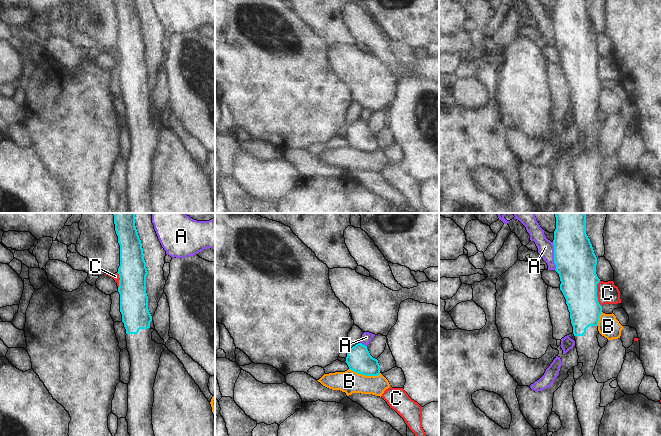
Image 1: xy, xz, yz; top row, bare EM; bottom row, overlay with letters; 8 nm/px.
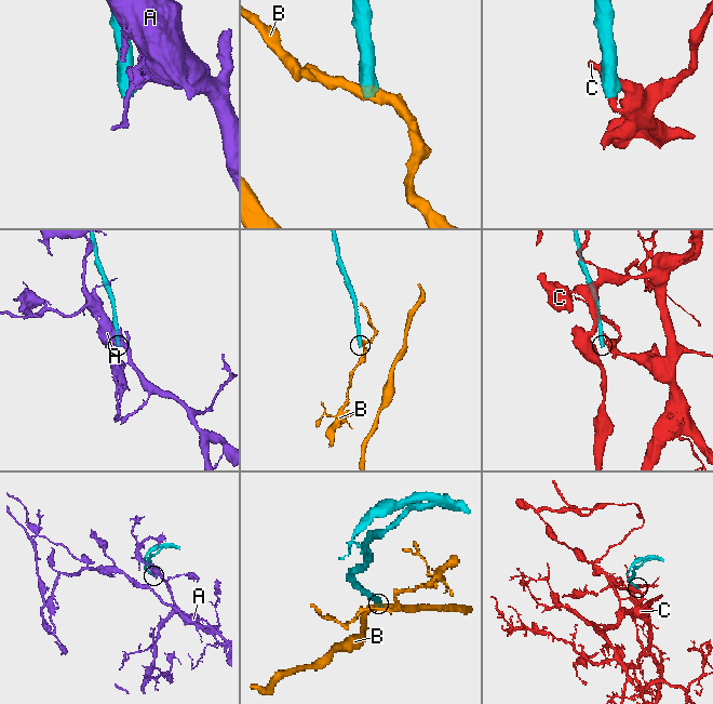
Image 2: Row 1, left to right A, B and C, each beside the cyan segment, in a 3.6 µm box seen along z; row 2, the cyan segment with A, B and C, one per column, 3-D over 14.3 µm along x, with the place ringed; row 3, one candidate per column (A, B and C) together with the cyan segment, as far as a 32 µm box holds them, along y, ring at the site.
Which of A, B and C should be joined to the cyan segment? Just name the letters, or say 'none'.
none

